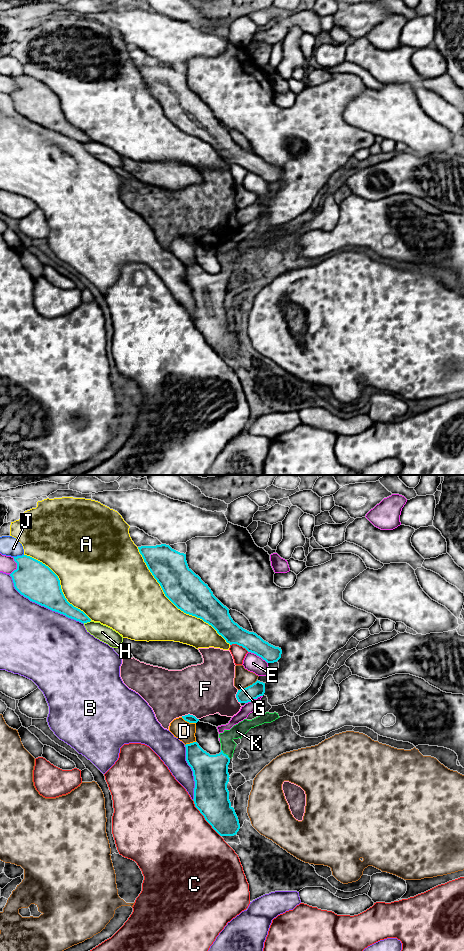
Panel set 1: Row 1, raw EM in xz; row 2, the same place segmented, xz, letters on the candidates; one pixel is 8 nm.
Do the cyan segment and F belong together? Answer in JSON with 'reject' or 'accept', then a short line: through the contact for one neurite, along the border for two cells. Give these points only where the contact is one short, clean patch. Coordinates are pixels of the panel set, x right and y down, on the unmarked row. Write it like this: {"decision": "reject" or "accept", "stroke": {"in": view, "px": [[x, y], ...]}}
{"decision": "reject"}

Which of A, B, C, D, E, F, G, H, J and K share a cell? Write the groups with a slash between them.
A / B / C / D / E / F / G / H / J / K

